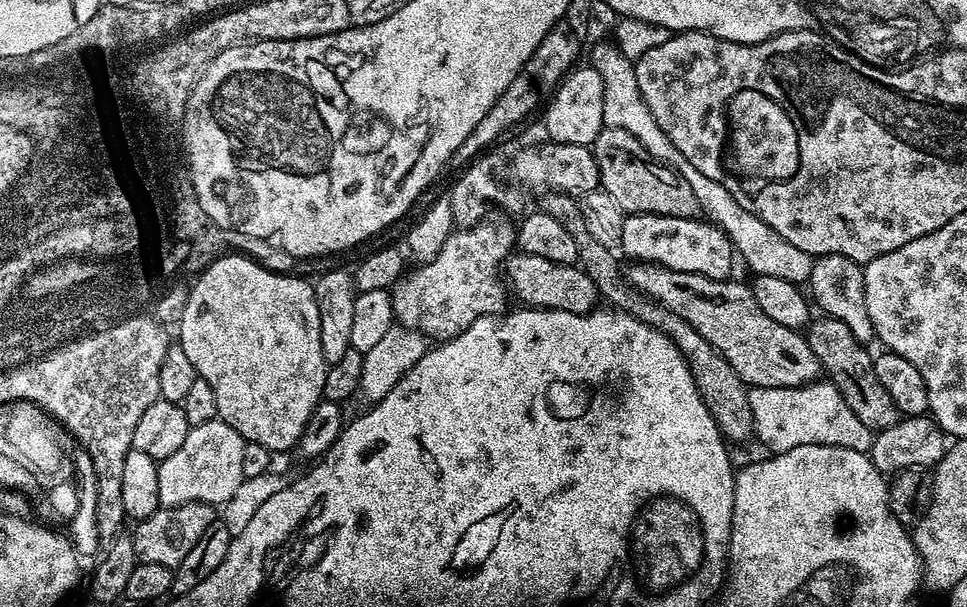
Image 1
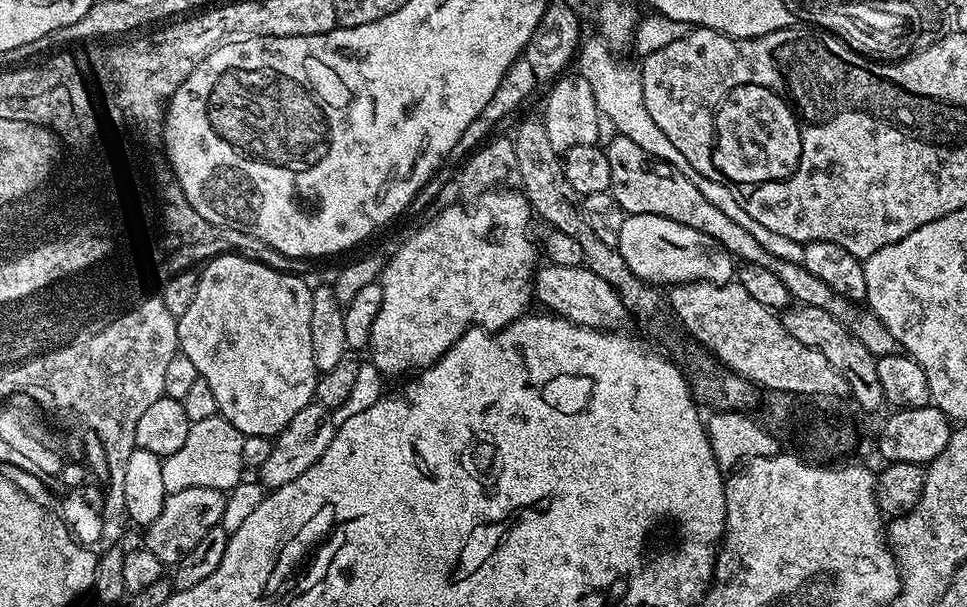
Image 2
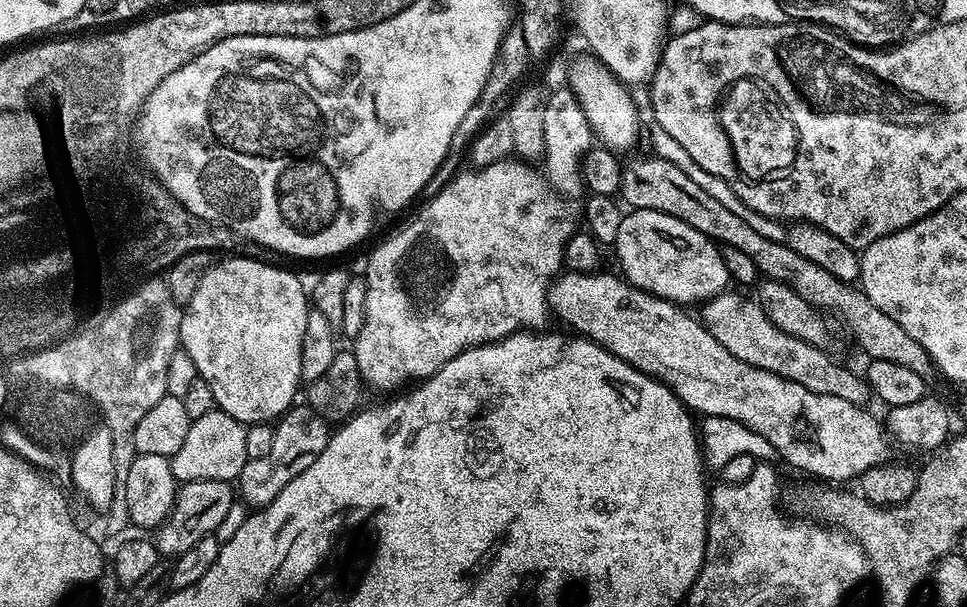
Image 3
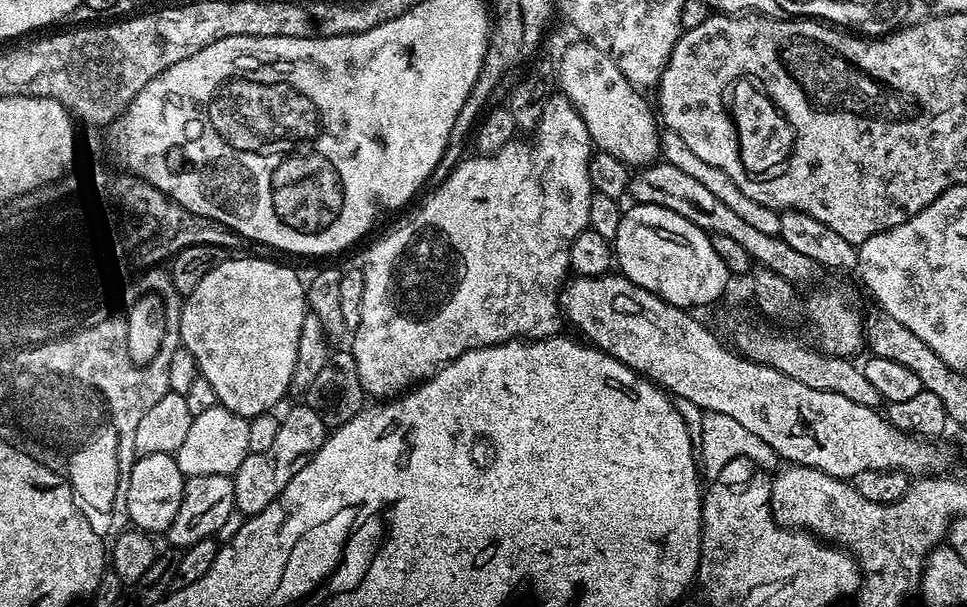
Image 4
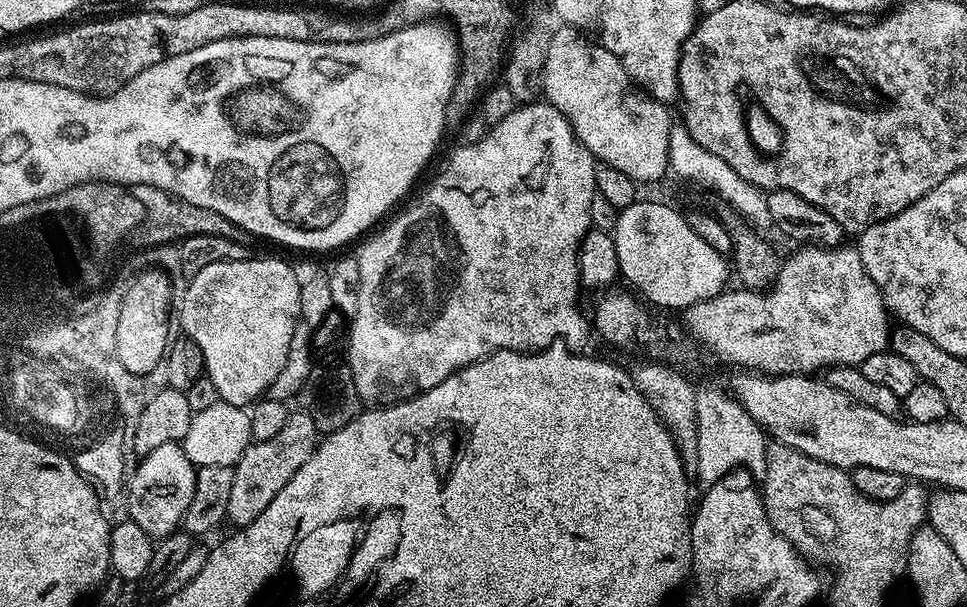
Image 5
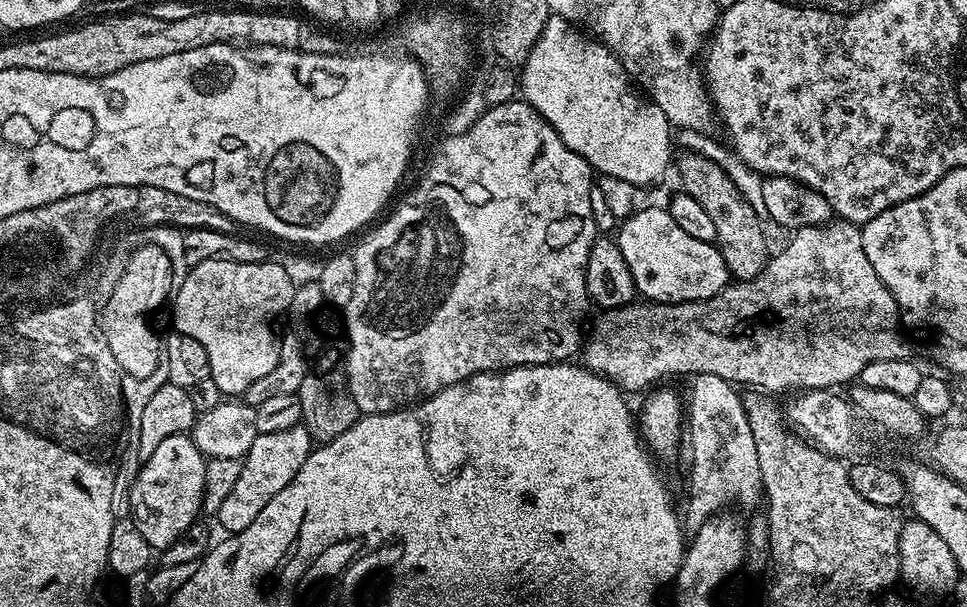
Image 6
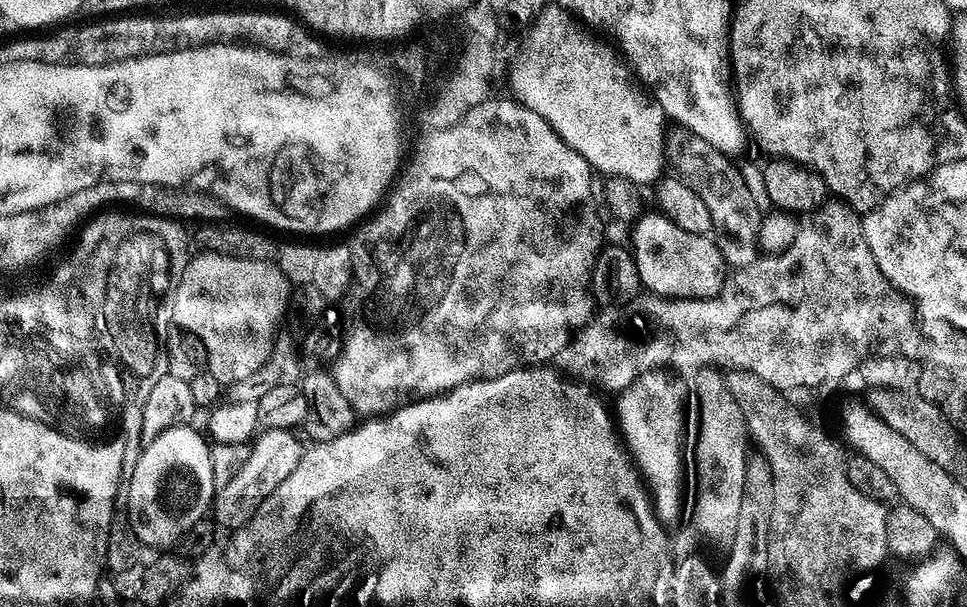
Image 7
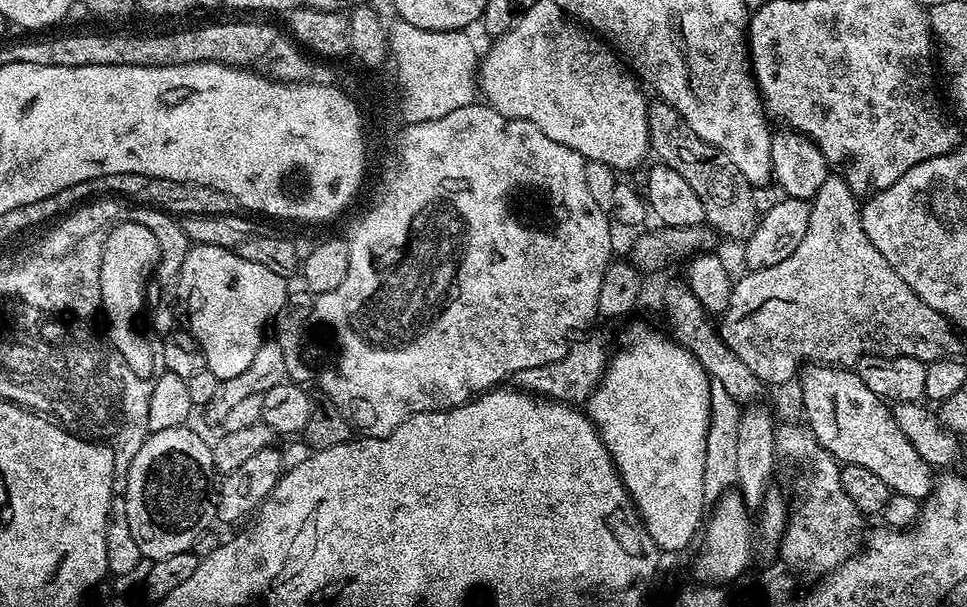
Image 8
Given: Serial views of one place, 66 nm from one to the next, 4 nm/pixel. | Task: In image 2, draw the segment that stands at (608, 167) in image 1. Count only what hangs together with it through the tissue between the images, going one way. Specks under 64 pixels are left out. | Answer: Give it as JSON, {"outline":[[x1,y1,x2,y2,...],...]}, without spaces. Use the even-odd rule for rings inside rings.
{"outline":[[619,134,613,137,613,140,606,144,610,158,610,193,625,214,630,216,654,214,670,218,674,222,682,222,682,226,690,226,690,230,698,230,714,238,737,261,744,260,740,262,745,265,766,266,766,270,774,270,774,274,782,278,782,286,786,286,789,297,797,305,809,304,838,318,838,322,846,326,846,330,850,330,850,334,854,334,854,338,858,338,858,342,862,342,862,346,866,346,866,350,870,350,872,356,877,358,894,356,901,351,894,334,890,334,890,330,886,330,884,323,867,307,857,306,845,296,838,295,834,289,826,286,826,282,822,282,822,278,810,274,810,270,806,270,803,263,795,264,774,258,774,254,767,252,758,242,758,238,754,238,754,234,746,230,746,226,738,226,734,218,722,214,722,210,718,210,718,206,714,206,714,202,710,202,710,198,706,198,706,194,702,194,702,190,698,190,698,186,694,186,694,182,690,182,686,174,682,174,665,160,647,156,642,146,638,146,638,142,630,142,630,138]]}

